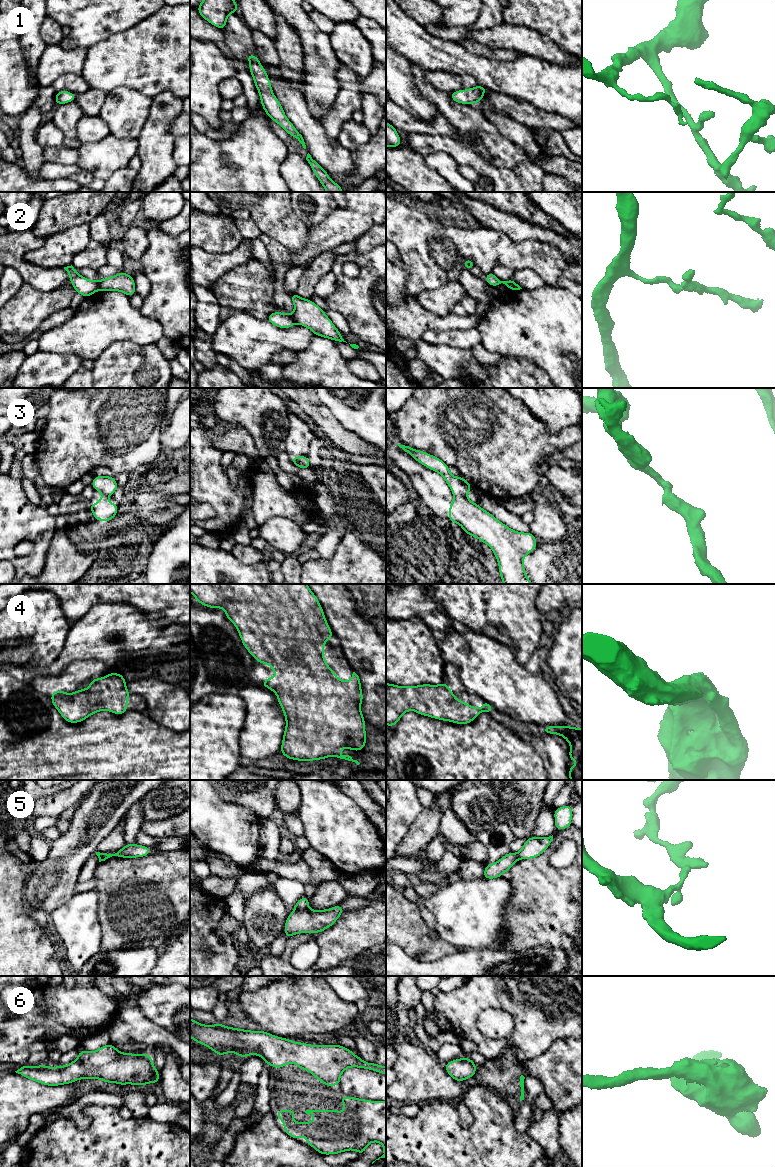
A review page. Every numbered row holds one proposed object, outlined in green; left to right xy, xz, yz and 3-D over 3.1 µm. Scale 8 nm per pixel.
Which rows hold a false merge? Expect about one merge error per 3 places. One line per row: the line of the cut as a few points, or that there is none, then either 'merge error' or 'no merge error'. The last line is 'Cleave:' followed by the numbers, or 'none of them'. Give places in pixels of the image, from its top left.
1: no cut | no merge error
2: xz (291, 314), (295, 322) | merge error
3: yz (454, 494), (465, 497) | merge error
4: no cut | no merge error
5: xz (294, 909), (307, 910) | merge error
6: no cut | no merge error
Cleave: 2, 3, 5

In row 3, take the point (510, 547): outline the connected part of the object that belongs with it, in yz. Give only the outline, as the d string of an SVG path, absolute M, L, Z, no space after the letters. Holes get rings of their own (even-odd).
M454 495L454 502L449 505L448 521L458 523L467 535L477 537L490 546L498 560L500 578L504 584L533 584L526 576L523 564L523 558L538 545L536 537L531 532L516 532L482 509L477 503L467 497L457 495Z

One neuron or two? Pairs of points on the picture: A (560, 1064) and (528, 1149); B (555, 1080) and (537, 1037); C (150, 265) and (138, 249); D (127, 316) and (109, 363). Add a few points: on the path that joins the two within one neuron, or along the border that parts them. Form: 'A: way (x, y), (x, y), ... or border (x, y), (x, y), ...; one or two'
A: border (526, 1132), (542, 1148), (545, 1154); two
B: border (563, 1038), (558, 1038), (541, 1054), (525, 1062); two
C: border (146, 231), (148, 246), (139, 261); two
D: border (140, 344), (129, 341), (114, 341), (99, 356); two

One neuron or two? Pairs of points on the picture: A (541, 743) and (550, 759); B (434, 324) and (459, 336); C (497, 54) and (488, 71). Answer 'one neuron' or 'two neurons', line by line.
A: one neuron
B: two neurons
C: two neurons

